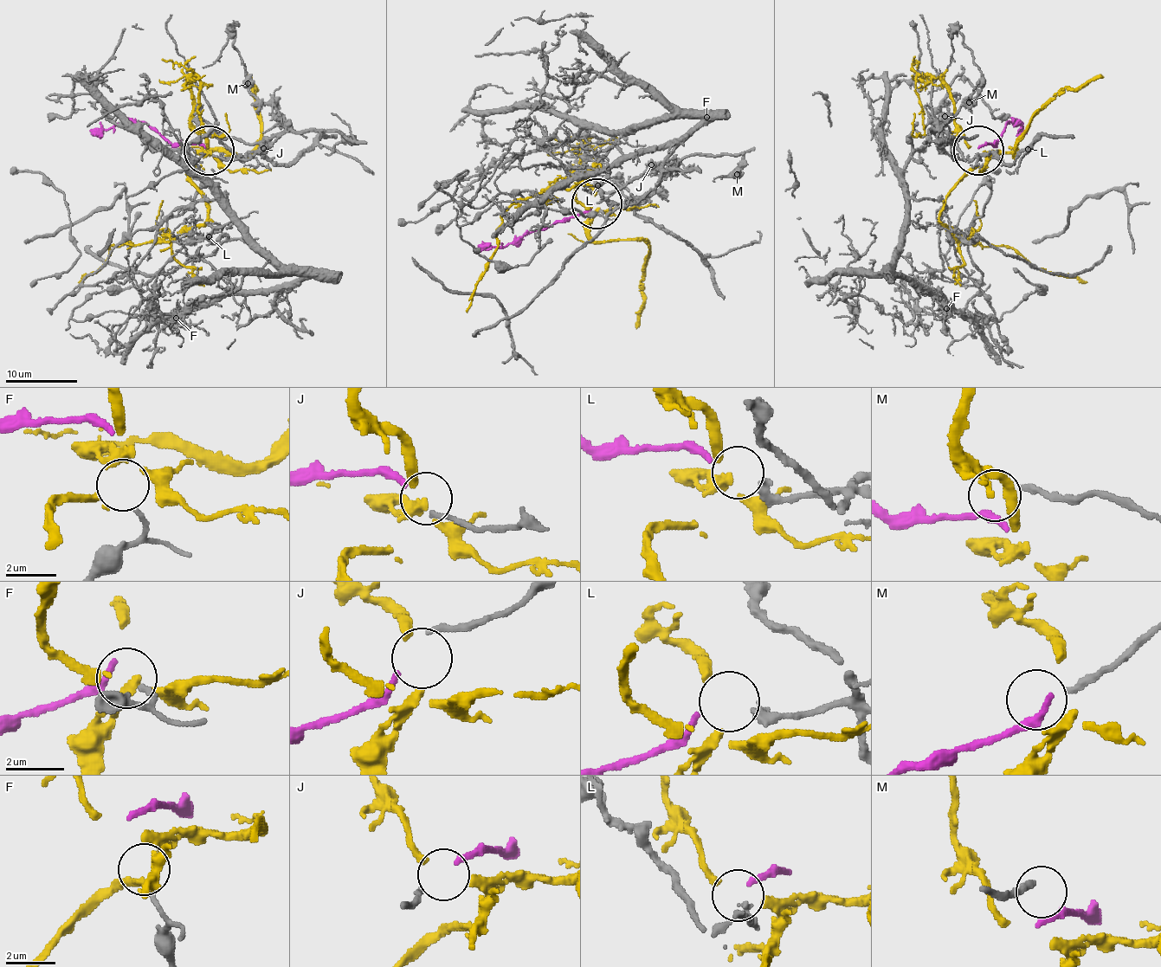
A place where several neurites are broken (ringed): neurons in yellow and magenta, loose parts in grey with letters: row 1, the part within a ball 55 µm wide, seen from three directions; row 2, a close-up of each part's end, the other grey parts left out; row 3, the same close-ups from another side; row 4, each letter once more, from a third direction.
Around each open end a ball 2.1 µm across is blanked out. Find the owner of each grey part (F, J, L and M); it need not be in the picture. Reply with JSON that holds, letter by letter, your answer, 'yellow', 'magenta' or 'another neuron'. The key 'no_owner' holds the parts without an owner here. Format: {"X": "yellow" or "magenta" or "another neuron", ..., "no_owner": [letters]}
{"F": "another neuron", "J": "magenta", "L": "another neuron", "M": "another neuron", "no_owner": ["F", "L", "M"]}

